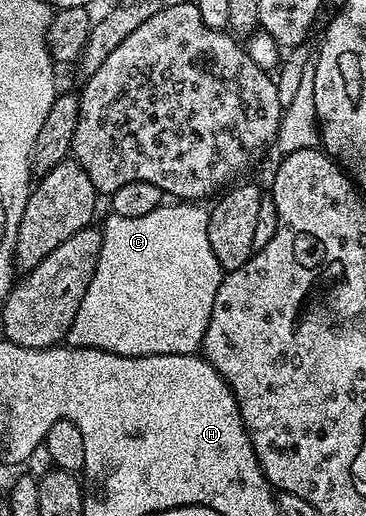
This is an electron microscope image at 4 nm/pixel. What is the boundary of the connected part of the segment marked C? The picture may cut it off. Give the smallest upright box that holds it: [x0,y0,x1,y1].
[68,204,223,358]

